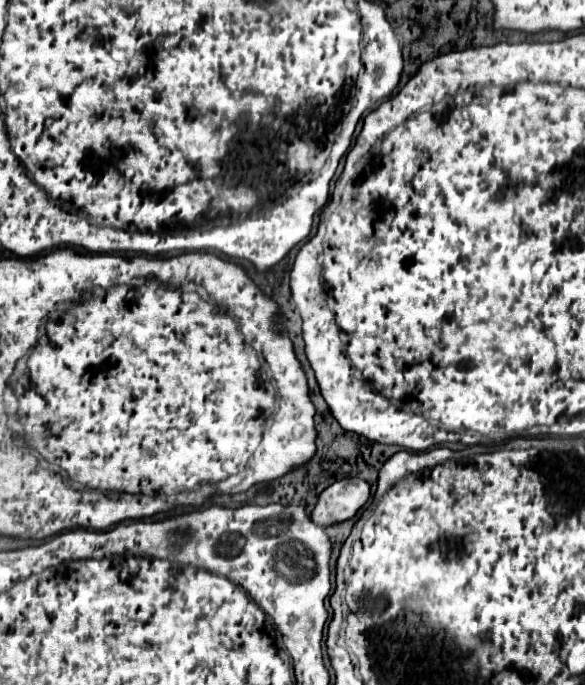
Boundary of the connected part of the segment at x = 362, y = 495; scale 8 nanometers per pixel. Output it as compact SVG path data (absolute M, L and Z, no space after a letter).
M342 478L328 486L312 512L312 520L322 526L352 518L370 498L370 484L362 478Z

